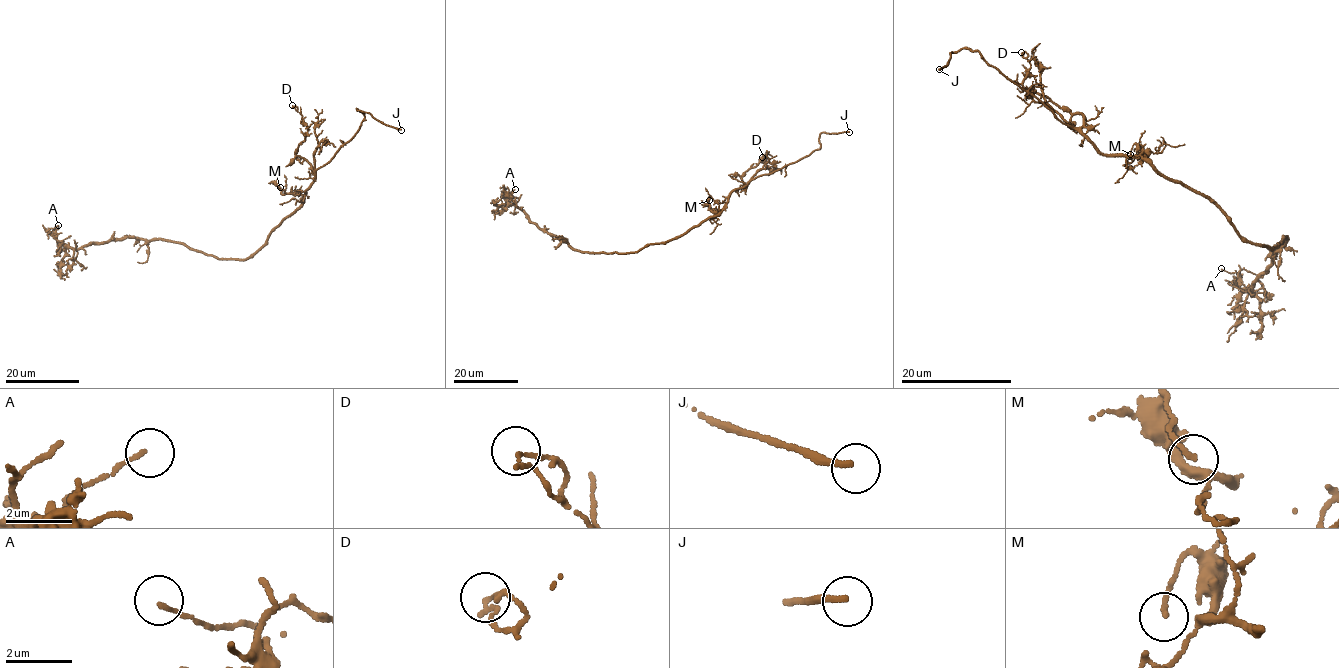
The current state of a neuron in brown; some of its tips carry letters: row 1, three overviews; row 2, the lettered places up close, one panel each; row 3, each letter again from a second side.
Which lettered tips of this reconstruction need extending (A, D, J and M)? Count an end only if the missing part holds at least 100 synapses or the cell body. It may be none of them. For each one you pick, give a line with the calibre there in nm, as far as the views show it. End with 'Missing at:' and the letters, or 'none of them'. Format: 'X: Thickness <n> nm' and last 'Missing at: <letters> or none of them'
J: Thickness 170 nm
Missing at: J

